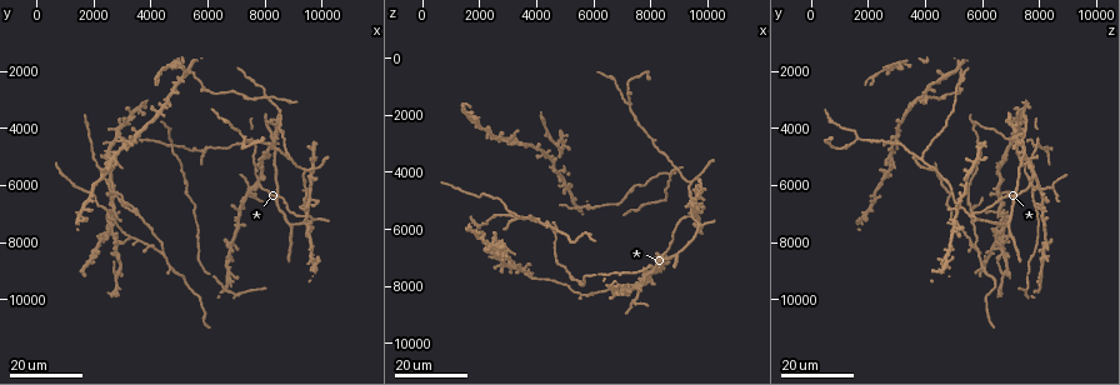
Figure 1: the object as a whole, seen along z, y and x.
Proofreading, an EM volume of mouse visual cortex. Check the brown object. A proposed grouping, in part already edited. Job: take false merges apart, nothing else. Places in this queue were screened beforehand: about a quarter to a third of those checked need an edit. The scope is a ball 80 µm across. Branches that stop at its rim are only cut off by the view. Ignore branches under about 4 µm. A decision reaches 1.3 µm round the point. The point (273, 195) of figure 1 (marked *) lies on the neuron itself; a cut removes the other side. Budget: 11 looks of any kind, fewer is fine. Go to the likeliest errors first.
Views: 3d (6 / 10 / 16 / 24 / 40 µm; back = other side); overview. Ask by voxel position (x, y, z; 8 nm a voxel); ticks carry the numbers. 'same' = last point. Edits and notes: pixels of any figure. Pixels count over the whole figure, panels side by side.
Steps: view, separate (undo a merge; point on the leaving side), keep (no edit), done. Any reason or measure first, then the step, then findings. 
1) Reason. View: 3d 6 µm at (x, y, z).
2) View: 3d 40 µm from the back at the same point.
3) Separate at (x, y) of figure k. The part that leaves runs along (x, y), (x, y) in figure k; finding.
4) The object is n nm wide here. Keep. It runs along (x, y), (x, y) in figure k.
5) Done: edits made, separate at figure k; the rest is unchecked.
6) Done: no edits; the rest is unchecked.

Four-way junction. View: 3d 24 µm at (3500, 6900, 5700).

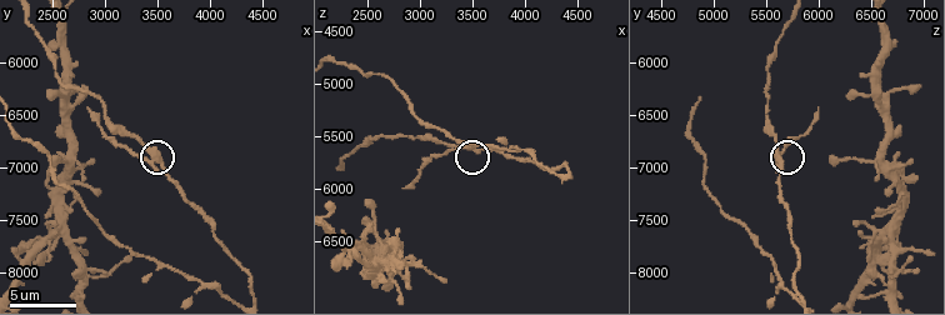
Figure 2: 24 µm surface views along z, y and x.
View: 3d 10 µm at (3460, 6820, 5580).

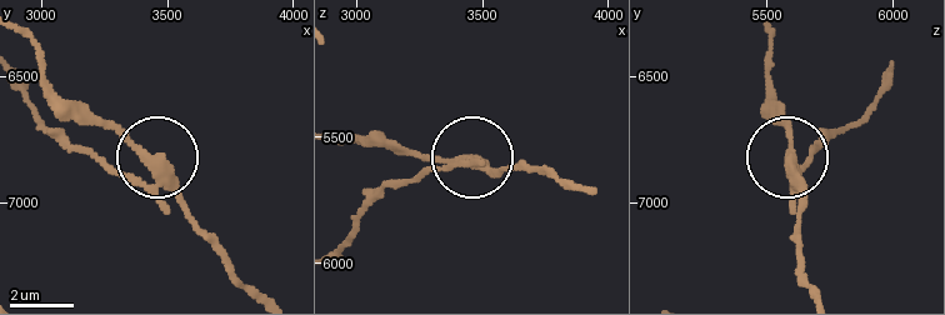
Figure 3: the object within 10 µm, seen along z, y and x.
Separate at (108, 173) of figure 3. The part that leaves runs along (156, 188), (110, 174), (70, 146), (24, 99) in figure 3; two neurons meet here.

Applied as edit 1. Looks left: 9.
View: overview.

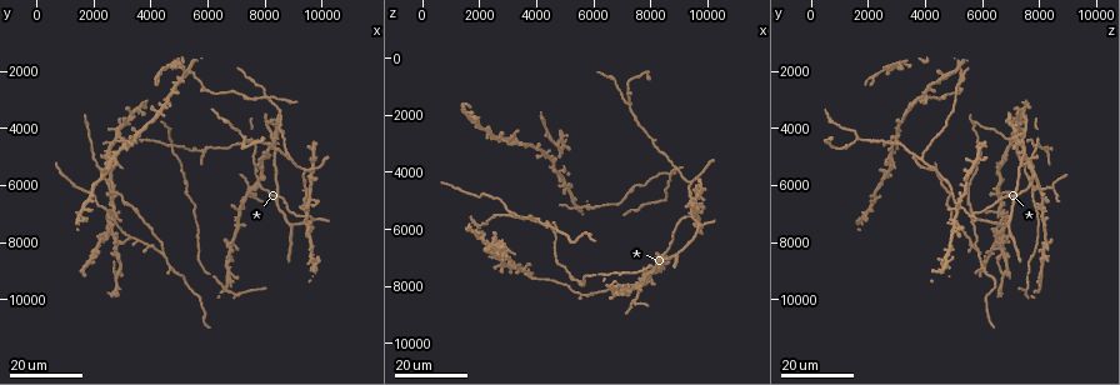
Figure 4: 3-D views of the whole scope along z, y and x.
Arms part here. View: 3d 16 µm at (4300, 8400, 5800).

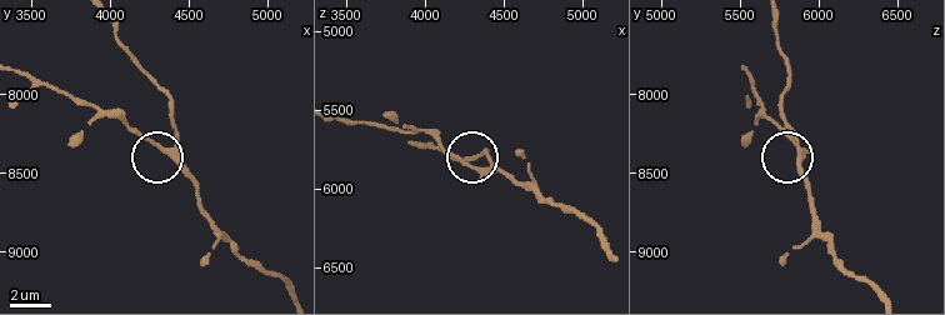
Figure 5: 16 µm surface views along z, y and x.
View: 3d 10 µm at (4380, 8360, 5920).

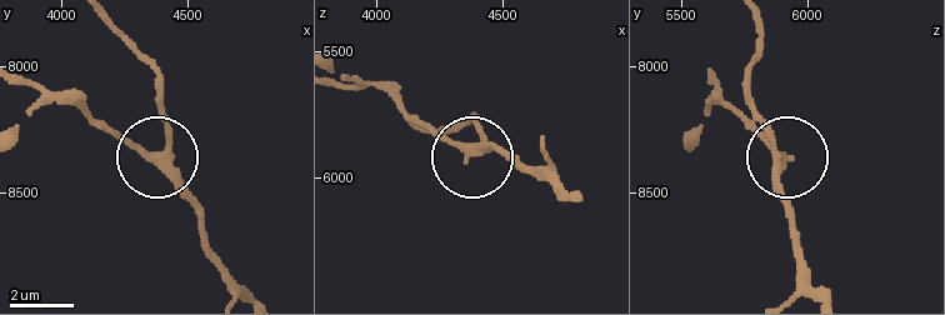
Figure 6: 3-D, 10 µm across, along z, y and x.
View: 3d 6 µm at (4380, 8380, 5910).

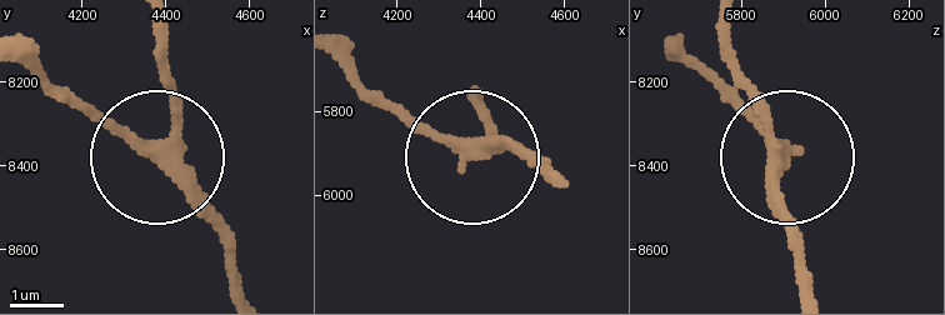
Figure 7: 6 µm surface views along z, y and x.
3 arms meet here. Keep. It runs along (154, 23), (176, 116), (168, 170), (239, 274) in figure 7; all the same neuron.

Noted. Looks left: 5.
Branch point. View: 3d 16 µm at (8800, 5100, 3800).

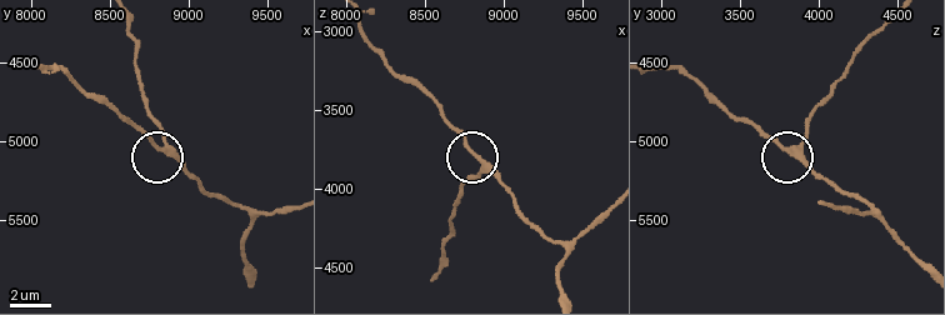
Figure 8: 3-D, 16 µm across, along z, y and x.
View: 3d 10 µm at (8860, 5040, 3840).

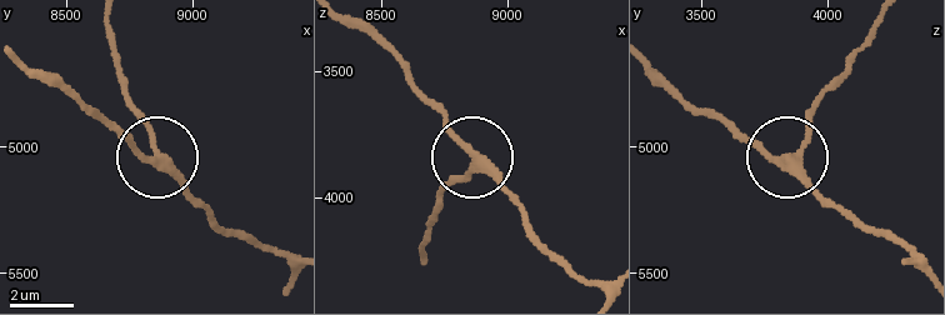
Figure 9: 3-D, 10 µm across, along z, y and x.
Keep. It runs along (601, 290), (531, 226), (516, 194), (414, 91) in figure 9; one neuron here.

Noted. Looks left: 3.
Looks like a crossing. View: 3d 24 µm at (7800, 5900, 7700).

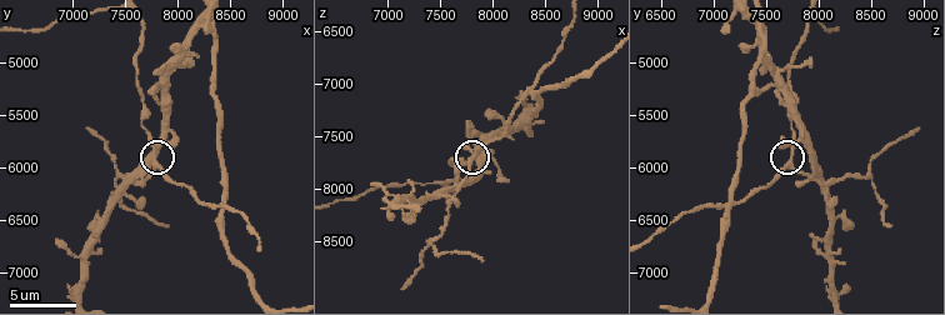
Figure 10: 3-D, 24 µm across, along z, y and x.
View: 3d 10 µm at (7760, 6020, 7760).

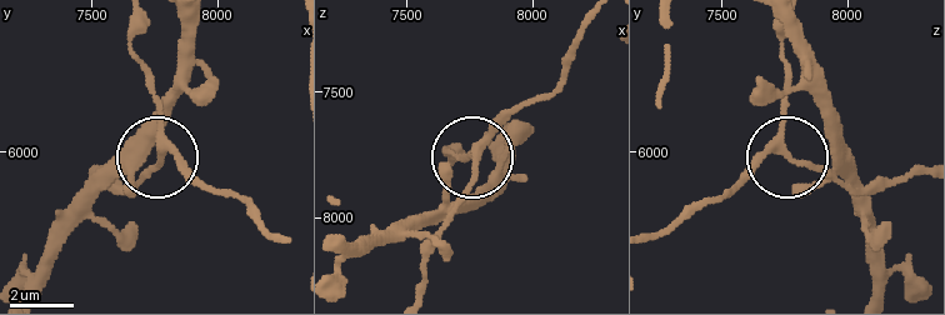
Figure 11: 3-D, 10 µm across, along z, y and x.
The object is 220 nm wide here. Keep. It runs along (285, 241), (241, 200), (211, 193), (164, 155), (110, 185) in figure 11; continuous, no second neuron.

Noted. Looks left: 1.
Done: edits made, separate at figure 3; the rest is unchecked.

